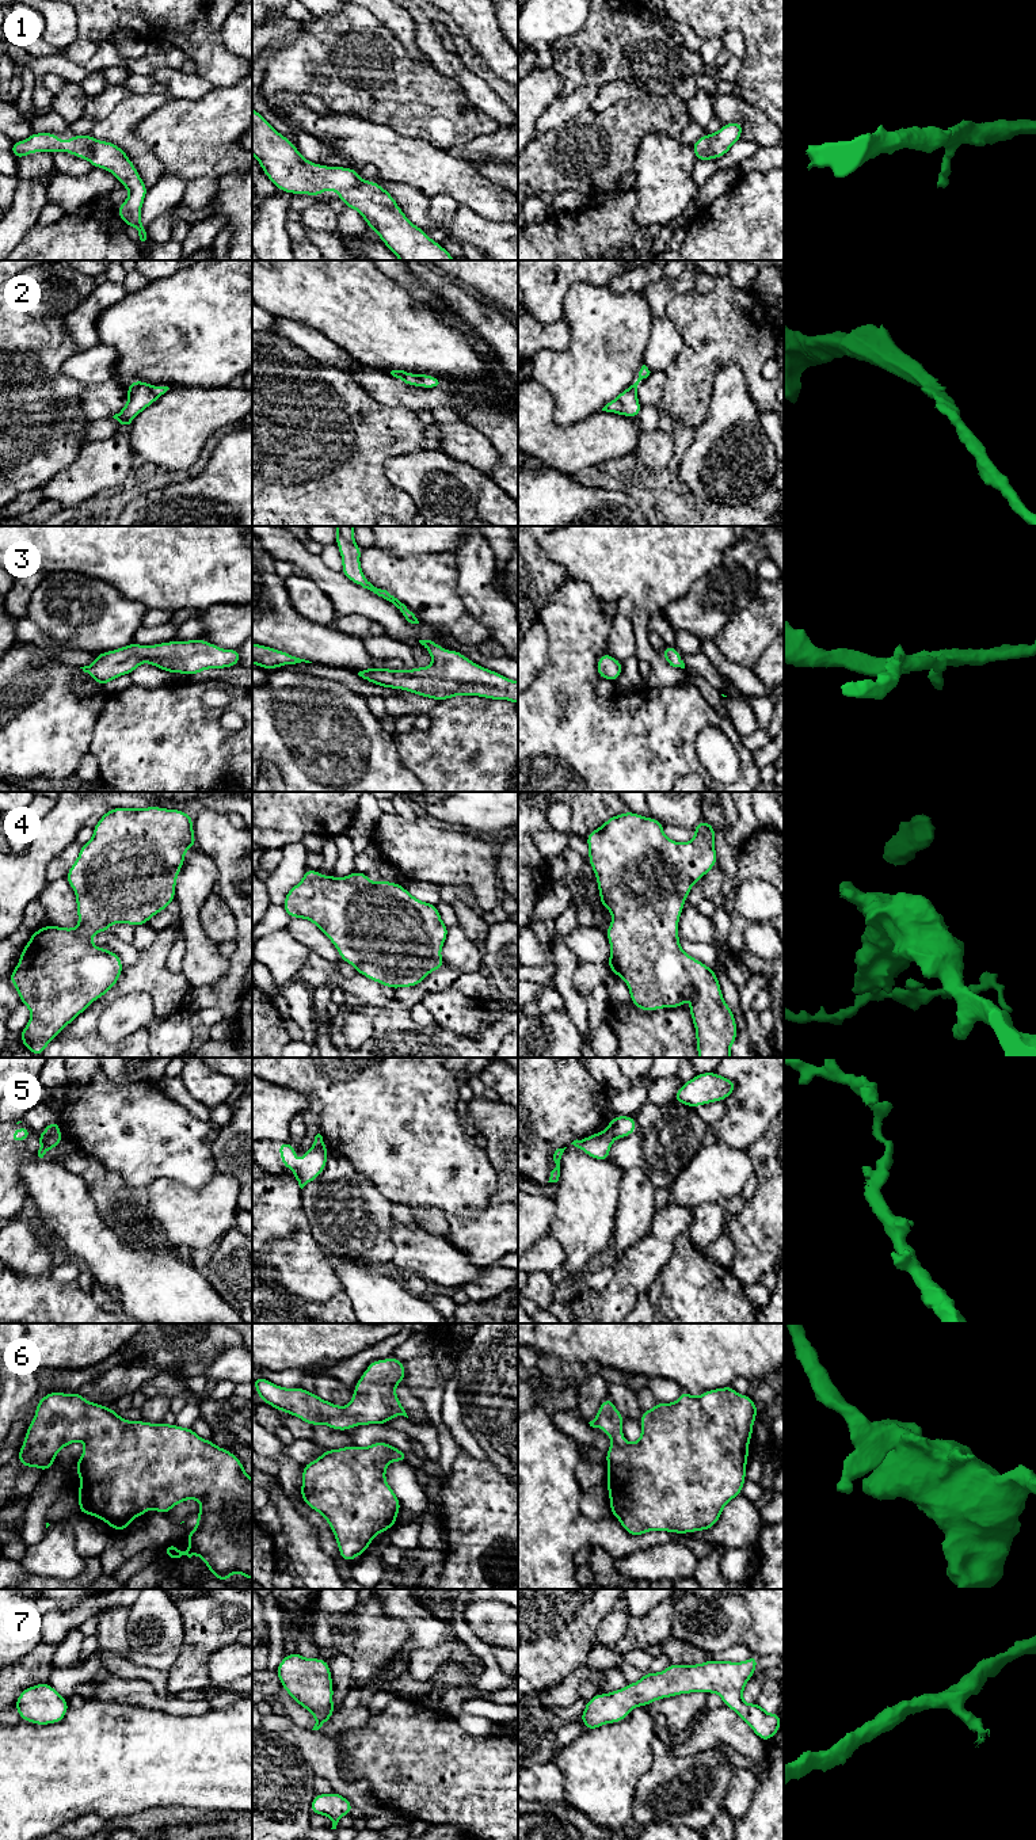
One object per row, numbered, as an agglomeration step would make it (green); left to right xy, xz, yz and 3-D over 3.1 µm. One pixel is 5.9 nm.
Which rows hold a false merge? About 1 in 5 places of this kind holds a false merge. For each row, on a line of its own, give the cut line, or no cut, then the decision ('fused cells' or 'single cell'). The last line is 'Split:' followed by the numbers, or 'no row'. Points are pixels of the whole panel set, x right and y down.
1: cut none; single cell
2: cut none; single cell
3: cut none; single cell
4: cut none; single cell
5: cut xy (58, 1131), (49, 1135), (41, 1143); fused cells
6: cut none; single cell
7: cut none; single cell
Split: 5

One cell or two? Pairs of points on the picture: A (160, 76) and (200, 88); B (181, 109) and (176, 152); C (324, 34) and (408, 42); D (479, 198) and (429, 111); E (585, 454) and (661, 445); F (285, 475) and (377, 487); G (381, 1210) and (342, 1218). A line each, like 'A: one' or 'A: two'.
A: one
B: one
C: two
D: two
E: two
F: one
G: one

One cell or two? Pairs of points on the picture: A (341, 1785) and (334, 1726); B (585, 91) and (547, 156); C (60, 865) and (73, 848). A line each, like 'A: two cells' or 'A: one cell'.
A: one cell
B: two cells
C: one cell

